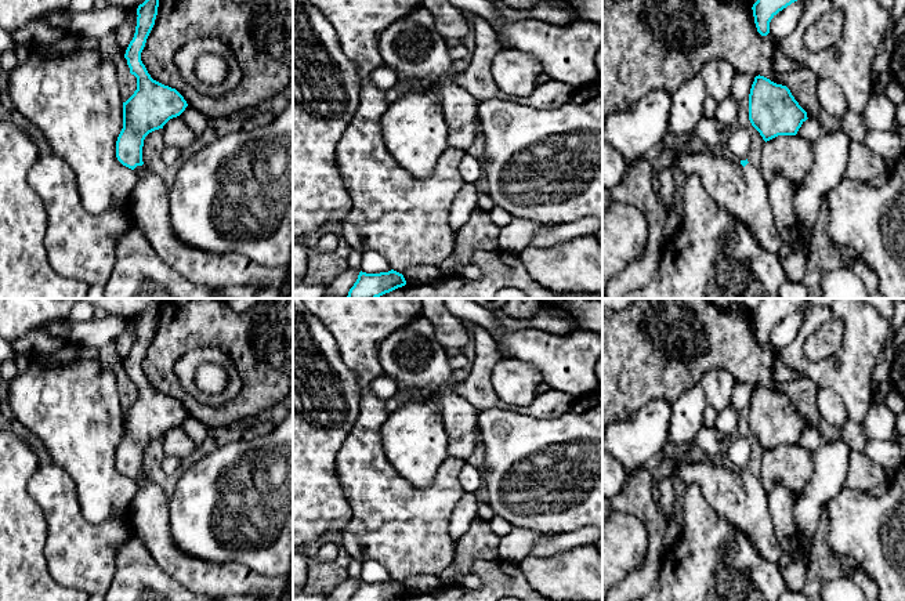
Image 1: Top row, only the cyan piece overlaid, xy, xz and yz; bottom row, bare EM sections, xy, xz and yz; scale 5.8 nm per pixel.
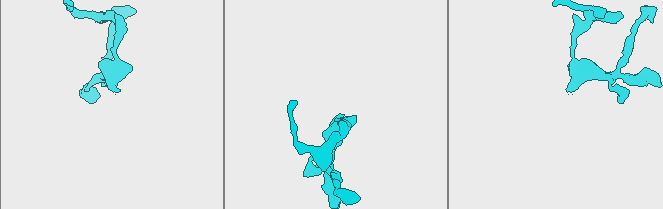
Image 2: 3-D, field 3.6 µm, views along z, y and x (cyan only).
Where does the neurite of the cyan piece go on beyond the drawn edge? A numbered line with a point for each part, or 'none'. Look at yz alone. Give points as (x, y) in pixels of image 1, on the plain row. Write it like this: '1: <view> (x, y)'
1: yz (742, 500)

